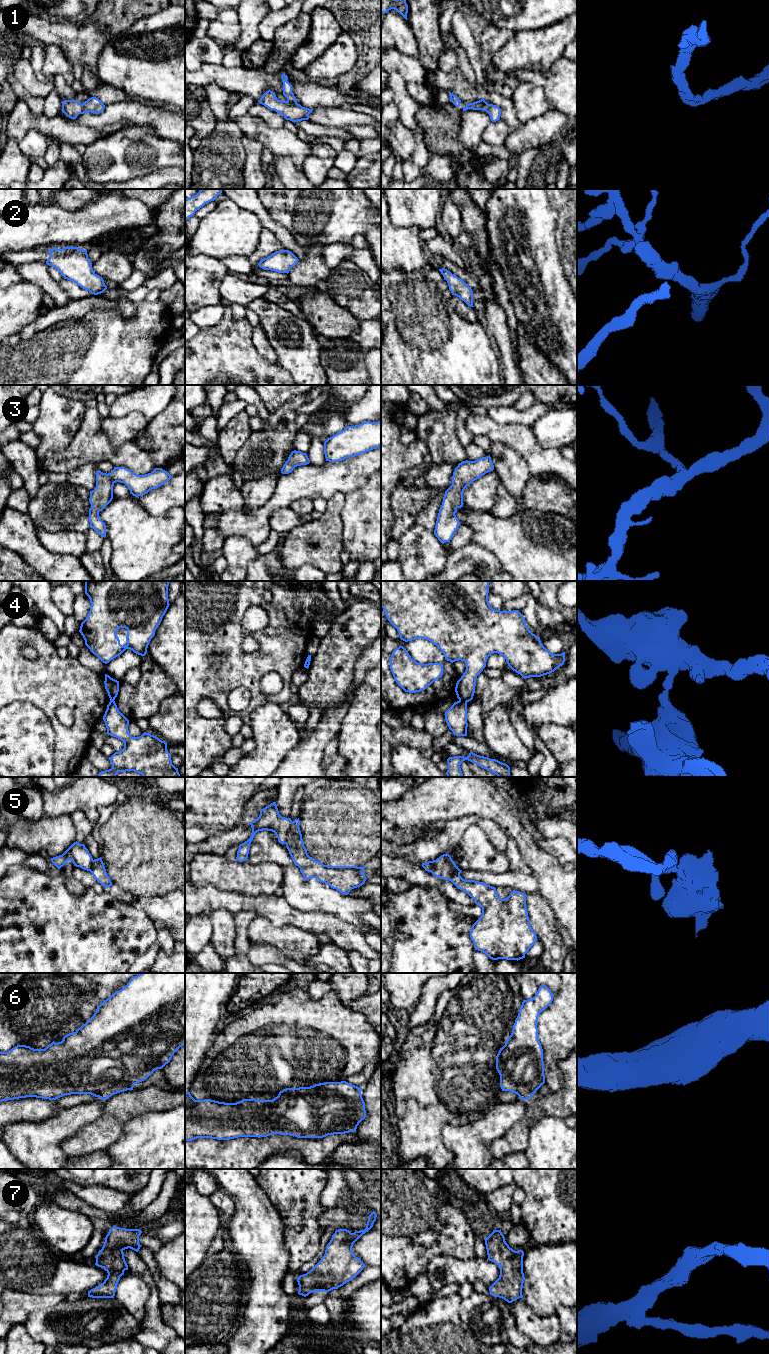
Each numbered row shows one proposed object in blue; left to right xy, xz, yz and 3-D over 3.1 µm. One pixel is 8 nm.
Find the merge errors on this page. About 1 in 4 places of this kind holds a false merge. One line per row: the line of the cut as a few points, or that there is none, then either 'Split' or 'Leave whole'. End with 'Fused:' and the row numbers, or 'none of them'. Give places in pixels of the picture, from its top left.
1: No split. Leave whole
2: No split. Leave whole
3: No split. Leave whole
4: Split along yz (459, 699), (466, 703). Split
5: Split along xz (293, 822), (284, 843). Split
6: No split. Leave whole
7: No split. Leave whole
Fused: 4, 5

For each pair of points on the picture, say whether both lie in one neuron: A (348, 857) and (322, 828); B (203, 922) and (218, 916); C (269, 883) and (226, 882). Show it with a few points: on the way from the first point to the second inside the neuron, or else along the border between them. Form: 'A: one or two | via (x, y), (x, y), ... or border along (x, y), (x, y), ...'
A: one | via (341, 850), (329, 835)
B: two | border along (213, 911), (211, 914), (211, 939), (209, 942)
C: one | via (258, 882), (237, 882)

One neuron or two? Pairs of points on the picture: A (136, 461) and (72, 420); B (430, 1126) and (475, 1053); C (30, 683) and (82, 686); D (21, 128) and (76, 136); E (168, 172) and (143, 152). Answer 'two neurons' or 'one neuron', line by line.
A: two neurons
B: one neuron
C: one neuron
D: one neuron
E: two neurons

